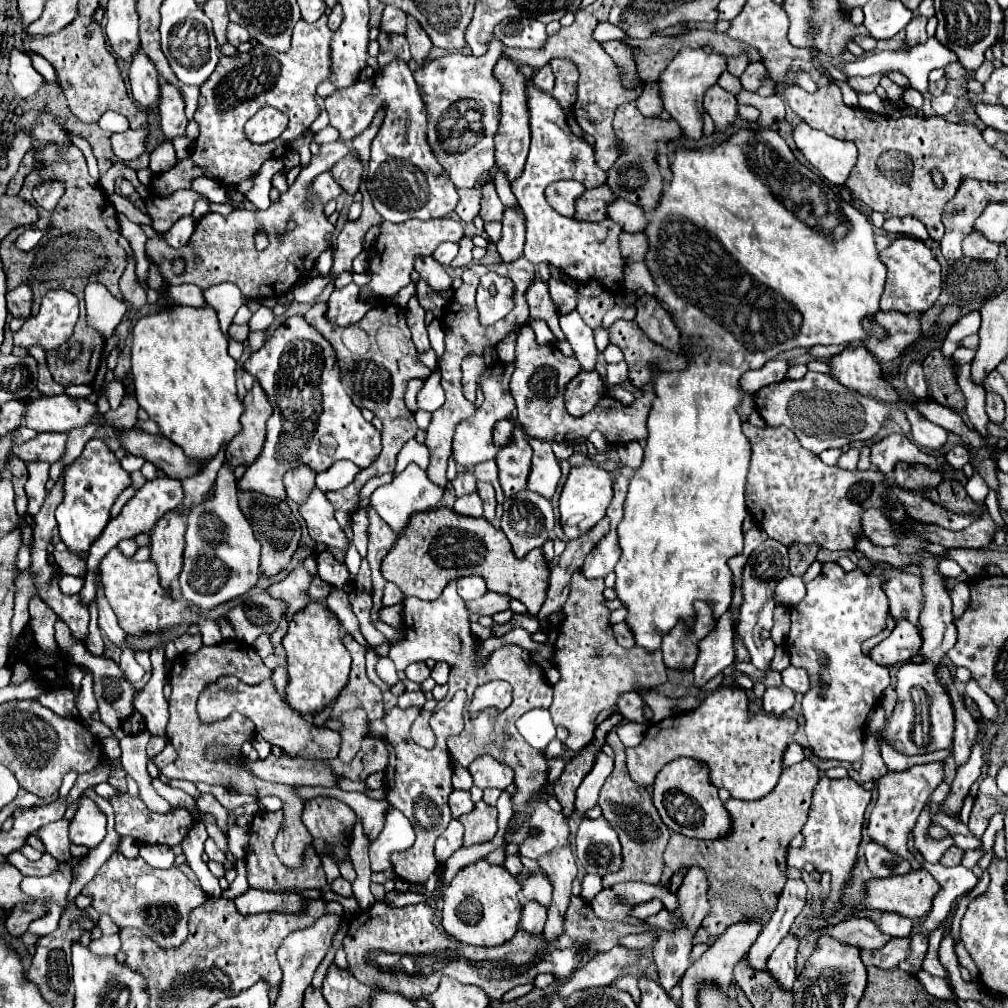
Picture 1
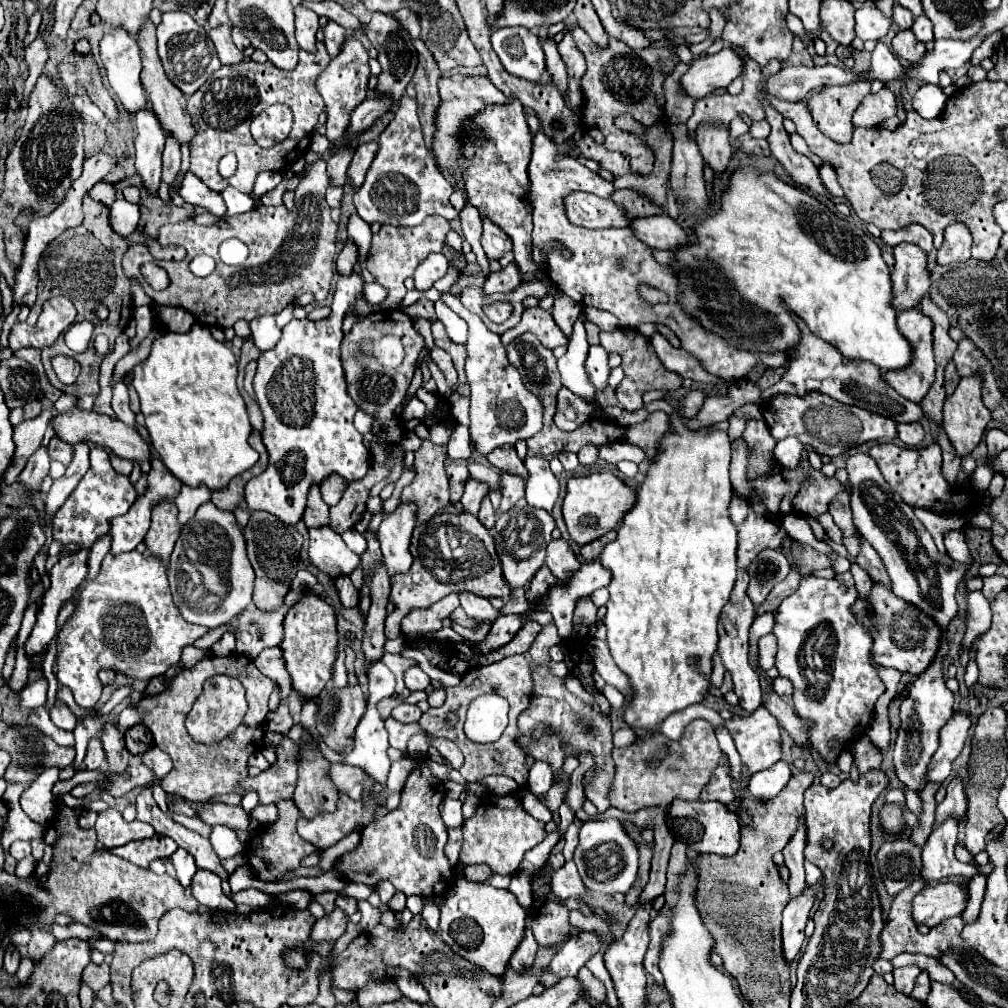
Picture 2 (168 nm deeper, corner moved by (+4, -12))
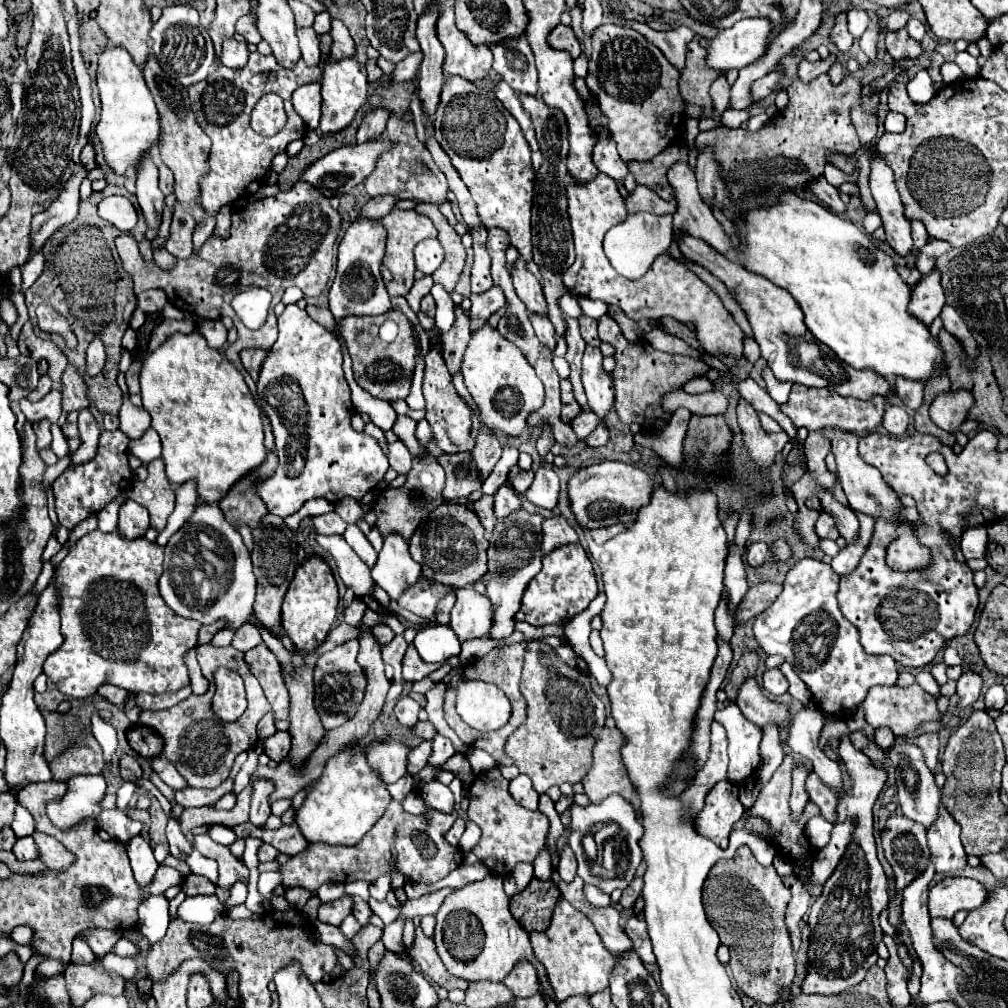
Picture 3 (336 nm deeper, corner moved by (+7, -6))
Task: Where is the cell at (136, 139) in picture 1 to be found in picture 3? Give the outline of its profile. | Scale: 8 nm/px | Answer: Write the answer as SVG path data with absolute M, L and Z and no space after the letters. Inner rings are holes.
M78 164L78 170L70 176L60 196L52 202L52 206L32 218L32 238L30 238L30 256L42 250L44 242L62 226L74 222L80 206L80 182L88 176L84 164Z

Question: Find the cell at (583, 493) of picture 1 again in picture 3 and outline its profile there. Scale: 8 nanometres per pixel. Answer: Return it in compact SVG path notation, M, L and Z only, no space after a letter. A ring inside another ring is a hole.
M600 462L586 468L578 468L568 482L568 498L572 514L576 516L580 528L606 528L612 524L632 526L640 506L648 504L654 490L652 478L630 464L624 462Z

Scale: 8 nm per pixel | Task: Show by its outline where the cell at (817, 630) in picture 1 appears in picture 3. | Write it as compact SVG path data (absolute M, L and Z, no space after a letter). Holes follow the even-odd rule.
M814 558L798 560L786 574L782 594L774 600L774 604L770 608L766 608L760 616L756 616L754 636L760 644L760 648L768 656L772 656L772 654L784 656L784 660L794 668L794 672L808 686L808 690L814 696L814 702L818 704L818 708L824 714L828 714L832 718L846 718L856 706L860 706L864 702L864 698L872 686L896 684L898 670L896 670L896 662L892 658L870 656L864 652L864 648L860 644L860 632L840 612L840 606L836 600L838 582L840 582L840 578L832 572L830 564L824 564Z

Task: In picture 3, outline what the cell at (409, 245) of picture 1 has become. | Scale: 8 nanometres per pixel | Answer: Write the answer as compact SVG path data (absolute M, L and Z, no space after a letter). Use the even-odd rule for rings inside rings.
M392 210L388 216L380 220L380 224L386 228L386 254L382 264L392 272L392 282L386 284L386 290L390 296L406 296L408 290L414 284L414 248L418 242L426 238L436 238L436 228L432 220L424 214L418 214L416 210Z

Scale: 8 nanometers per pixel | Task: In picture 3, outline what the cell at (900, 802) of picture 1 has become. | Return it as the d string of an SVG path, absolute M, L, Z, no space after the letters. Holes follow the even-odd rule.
M974 672L962 674L960 680L958 680L958 696L960 696L958 712L972 706L978 700L980 690L982 690L982 678L978 674L974 674Z

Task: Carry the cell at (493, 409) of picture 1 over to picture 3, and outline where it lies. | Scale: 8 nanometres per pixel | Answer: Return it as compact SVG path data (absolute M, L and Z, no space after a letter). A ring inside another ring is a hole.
M490 324L472 332L462 358L462 376L480 412L480 420L494 432L504 432L512 438L520 436L528 428L528 416L544 406L544 386L534 368L528 366L520 350L502 338Z

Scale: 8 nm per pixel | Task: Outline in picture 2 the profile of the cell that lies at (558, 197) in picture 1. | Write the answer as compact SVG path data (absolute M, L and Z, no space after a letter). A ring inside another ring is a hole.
M573 192L565 200L569 222L583 228L623 228L635 218L625 216L625 208L609 198L599 198L587 192Z

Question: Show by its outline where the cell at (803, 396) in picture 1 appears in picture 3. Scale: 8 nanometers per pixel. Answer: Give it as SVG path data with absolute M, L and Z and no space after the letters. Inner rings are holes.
M792 386L790 398L784 406L780 406L782 414L786 414L796 428L806 428L808 432L824 430L824 428L840 428L844 432L872 432L882 424L882 416L886 410L886 398L846 398L832 394L830 390L808 390L806 386Z

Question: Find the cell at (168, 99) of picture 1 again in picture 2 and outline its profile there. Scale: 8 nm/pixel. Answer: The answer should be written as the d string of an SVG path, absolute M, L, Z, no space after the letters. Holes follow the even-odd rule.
M169 138L163 150L163 182L167 186L171 186L179 174L179 166L181 166L181 150L179 144Z

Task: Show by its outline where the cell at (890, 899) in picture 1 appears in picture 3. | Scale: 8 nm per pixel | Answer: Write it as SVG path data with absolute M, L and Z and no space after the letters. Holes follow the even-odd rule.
M944 878L930 888L928 908L932 918L952 918L958 910L976 910L986 900L986 890L972 878Z

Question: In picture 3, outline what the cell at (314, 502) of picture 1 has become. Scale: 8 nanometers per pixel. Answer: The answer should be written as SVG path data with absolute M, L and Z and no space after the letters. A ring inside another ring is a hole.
M316 536L316 542L334 558L338 574L342 578L342 582L352 588L356 592L356 596L368 596L372 594L374 582L370 576L370 568L358 558L358 554L346 544L346 540L342 536Z

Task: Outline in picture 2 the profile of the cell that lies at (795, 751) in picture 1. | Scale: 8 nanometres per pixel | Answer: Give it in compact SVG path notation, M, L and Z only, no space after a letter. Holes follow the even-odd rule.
M779 760L775 768L767 768L749 778L749 794L759 802L761 800L769 802L783 790L783 784L787 784L789 778L791 778L791 766Z

